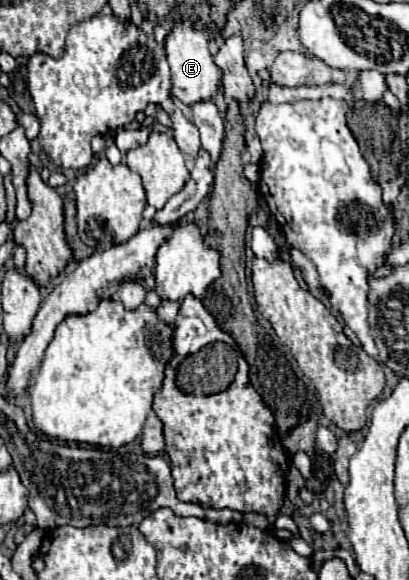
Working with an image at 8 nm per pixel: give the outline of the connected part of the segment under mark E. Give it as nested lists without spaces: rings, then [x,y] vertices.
[[[179,21],[175,29],[167,35],[165,41],[165,51],[167,51],[167,61],[171,67],[171,93],[181,99],[187,107],[193,107],[199,101],[213,99],[219,91],[221,85],[221,69],[215,65],[209,47],[207,47],[207,37],[199,31],[193,29],[193,25],[187,21]]]

